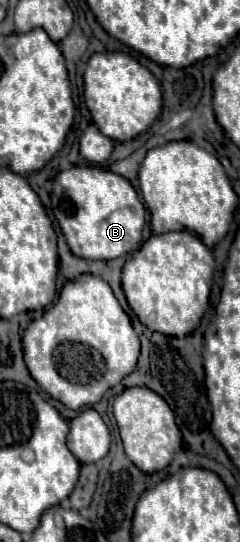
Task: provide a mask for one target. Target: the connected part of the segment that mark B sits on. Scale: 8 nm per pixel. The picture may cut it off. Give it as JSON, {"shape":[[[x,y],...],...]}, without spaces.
{"shape":[[[71,167],[53,179],[53,215],[73,255],[83,259],[115,259],[139,247],[145,207],[135,189],[121,175],[99,167]]]}

